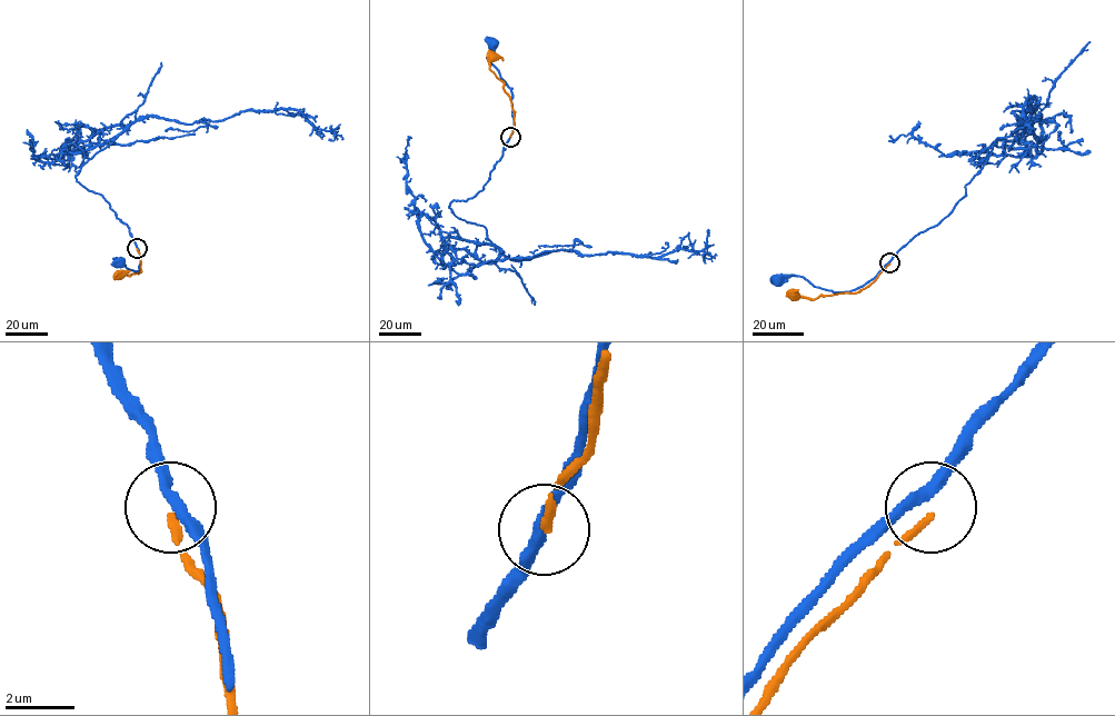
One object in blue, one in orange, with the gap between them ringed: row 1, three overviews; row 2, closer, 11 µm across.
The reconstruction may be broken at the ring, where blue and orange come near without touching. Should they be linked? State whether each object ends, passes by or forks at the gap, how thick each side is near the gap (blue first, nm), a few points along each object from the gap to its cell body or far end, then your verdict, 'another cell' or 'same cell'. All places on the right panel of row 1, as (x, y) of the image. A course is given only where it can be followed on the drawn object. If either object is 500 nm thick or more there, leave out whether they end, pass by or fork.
blue passes by; orange ends there; 300 nm thick on the blue side, 220 nm on the other; blue runs (888, 262), (863, 286), (848, 291), (815, 287), (795, 276), (779, 276), (777, 280); orange runs (889, 264), (856, 292), (820, 295), (814, 299), (794, 294); another cell

